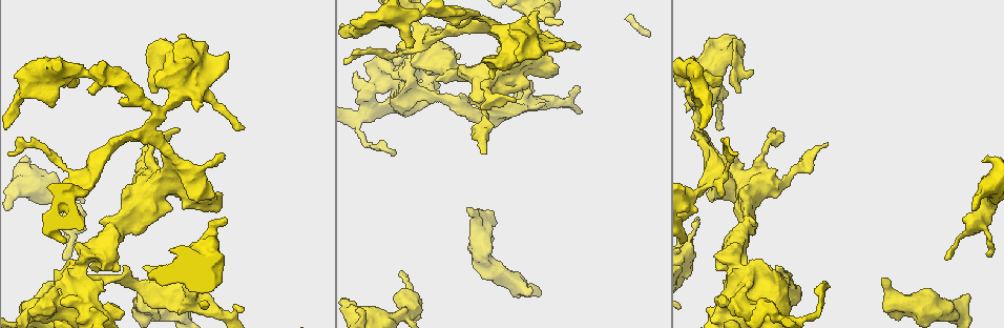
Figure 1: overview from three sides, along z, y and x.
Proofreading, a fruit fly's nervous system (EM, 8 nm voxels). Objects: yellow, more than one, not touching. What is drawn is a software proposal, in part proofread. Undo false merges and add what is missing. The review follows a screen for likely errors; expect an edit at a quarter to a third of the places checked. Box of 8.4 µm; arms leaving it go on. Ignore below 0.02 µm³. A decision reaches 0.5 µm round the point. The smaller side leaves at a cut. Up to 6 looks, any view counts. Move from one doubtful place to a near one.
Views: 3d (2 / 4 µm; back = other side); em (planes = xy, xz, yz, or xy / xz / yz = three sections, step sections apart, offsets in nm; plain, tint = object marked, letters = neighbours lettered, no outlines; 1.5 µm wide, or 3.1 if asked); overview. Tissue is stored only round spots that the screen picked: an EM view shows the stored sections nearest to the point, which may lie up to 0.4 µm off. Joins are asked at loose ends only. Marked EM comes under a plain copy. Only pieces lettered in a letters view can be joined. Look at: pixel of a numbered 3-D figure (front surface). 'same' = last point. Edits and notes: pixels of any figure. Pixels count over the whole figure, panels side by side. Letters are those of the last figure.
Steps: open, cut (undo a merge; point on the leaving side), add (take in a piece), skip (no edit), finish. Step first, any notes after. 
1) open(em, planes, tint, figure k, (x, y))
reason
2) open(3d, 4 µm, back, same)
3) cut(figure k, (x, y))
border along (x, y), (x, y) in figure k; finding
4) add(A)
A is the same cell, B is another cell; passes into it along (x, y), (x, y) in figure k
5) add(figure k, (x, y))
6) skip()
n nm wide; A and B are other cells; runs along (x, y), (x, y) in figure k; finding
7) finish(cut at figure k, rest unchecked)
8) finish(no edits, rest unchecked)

open(em, xy, step 8, tint, figure 1, (195, 202))
free end

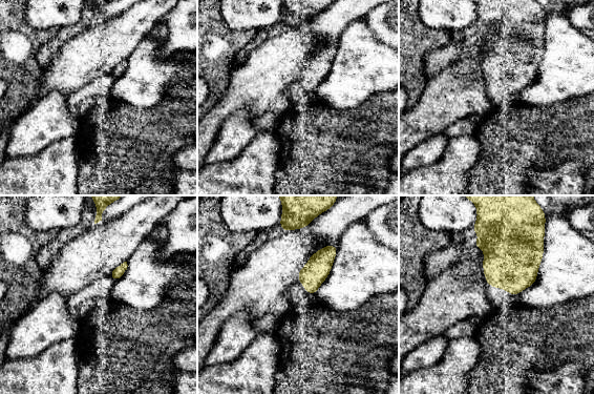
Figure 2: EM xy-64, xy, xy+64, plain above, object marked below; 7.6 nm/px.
open(em, planes, letters, same)
cut it another way

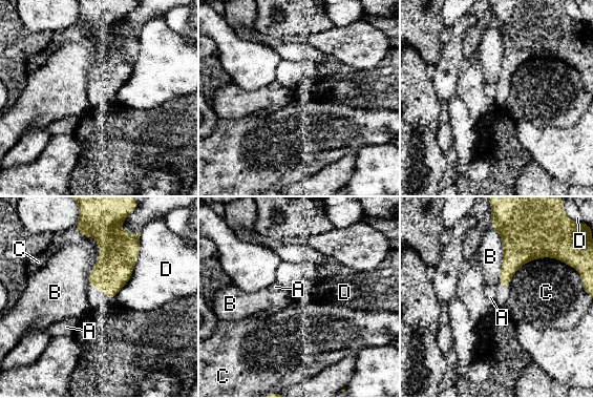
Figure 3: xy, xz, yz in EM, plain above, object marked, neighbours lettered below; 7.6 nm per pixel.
skip()
D touches over 550 nm; A, B, C and D are other cells; border along (563, 262), (528, 260), (509, 284) in figure 3; no lettered piece goes on from it

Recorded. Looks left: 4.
open(3d, 2 µm, figure 1, (63, 256))
thin end

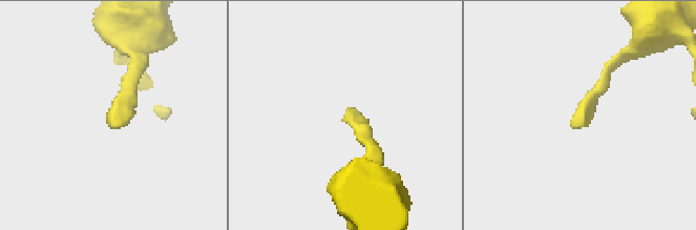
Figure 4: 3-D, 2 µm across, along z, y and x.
open(em, xz, step 4, letters, figure 4, (110, 123))

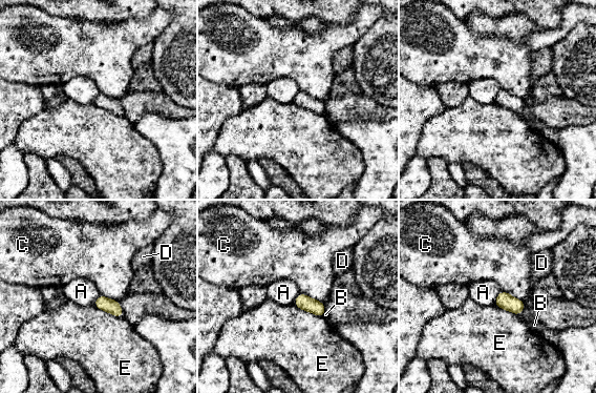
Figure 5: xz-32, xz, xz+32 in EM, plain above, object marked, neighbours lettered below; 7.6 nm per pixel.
open(em, planes, letters, same)

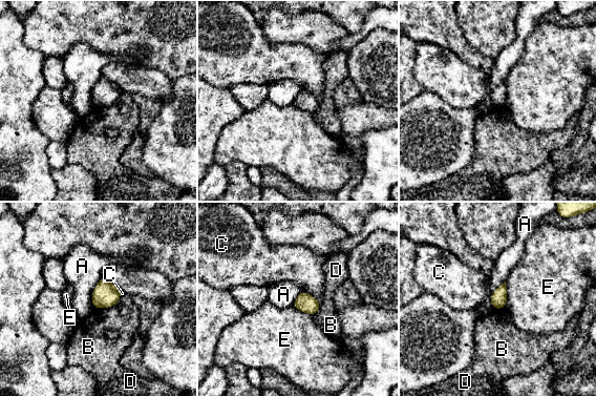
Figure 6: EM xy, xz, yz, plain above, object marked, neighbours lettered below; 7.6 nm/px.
skip()
A, B, C, D and E are other cells; border along (101, 275), (91, 295), (93, 308) in figure 6; no lettered piece goes on from it

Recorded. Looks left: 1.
open(em, xy, step 4, letters, figure 1, (24, 162))

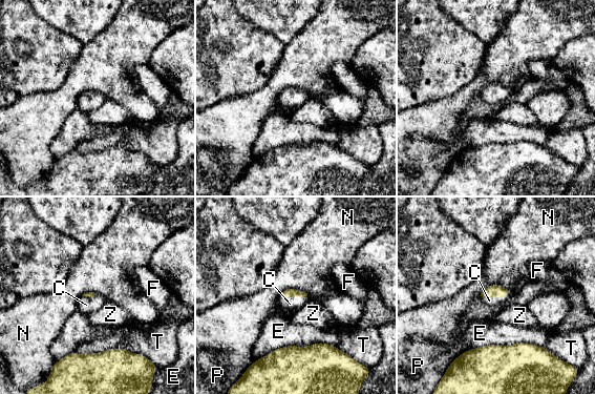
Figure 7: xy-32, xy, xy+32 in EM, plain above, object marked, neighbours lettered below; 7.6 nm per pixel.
add(figure 7, (489, 301))
C is the same cell, E, F, N, P, T and Z are other cells; it goes on there

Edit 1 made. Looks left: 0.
finish(add at figure 7, rest unchecked)

